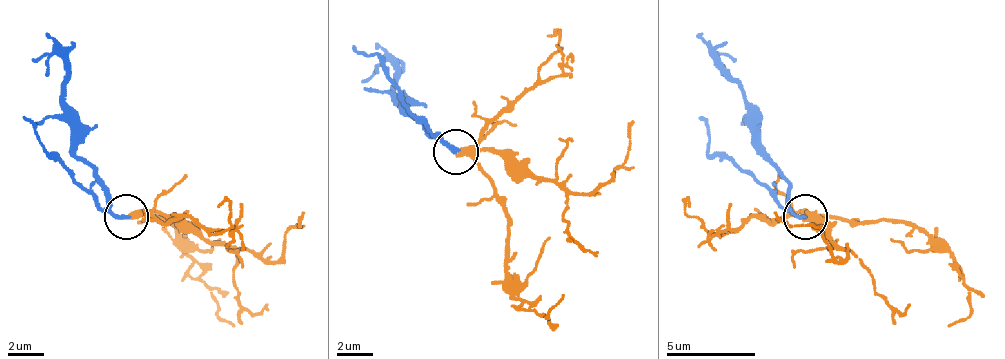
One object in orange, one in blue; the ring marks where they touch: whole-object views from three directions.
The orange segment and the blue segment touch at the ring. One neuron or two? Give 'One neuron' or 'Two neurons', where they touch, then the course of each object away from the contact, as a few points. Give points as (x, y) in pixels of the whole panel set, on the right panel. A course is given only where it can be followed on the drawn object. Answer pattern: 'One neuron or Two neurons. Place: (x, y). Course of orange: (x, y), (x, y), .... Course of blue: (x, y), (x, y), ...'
Two neurons. Place: (805, 216). Course of orange: (806, 217), (913, 222), (936, 244), (967, 289), (971, 311), (949, 325). Course of blue: (806, 217), (788, 204), (788, 182), (757, 150), (757, 110), (717, 52), (735, 61)

